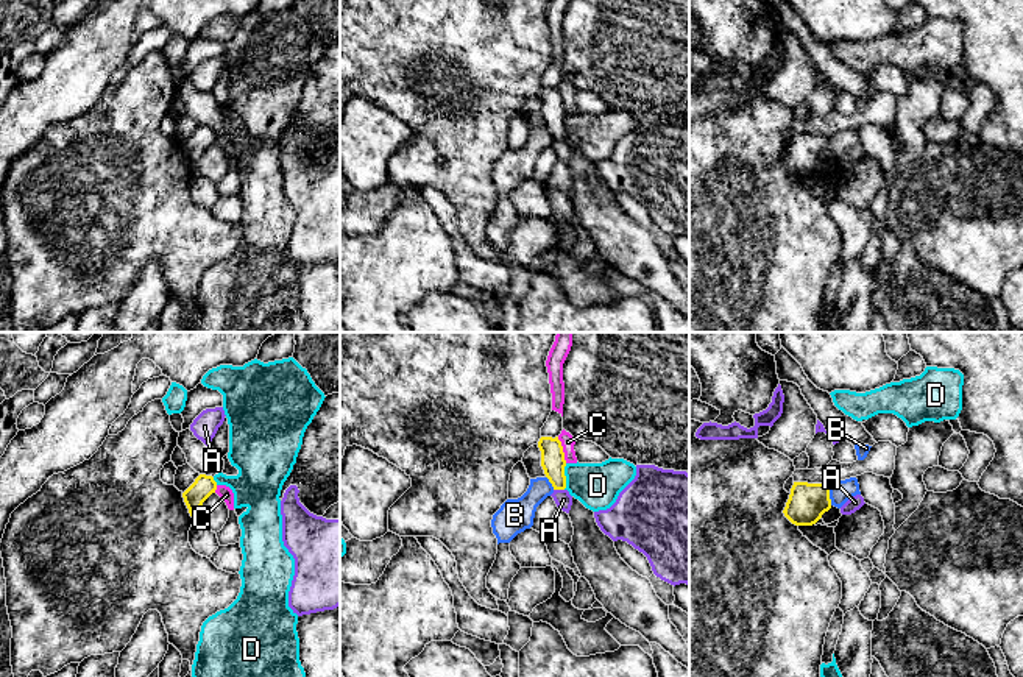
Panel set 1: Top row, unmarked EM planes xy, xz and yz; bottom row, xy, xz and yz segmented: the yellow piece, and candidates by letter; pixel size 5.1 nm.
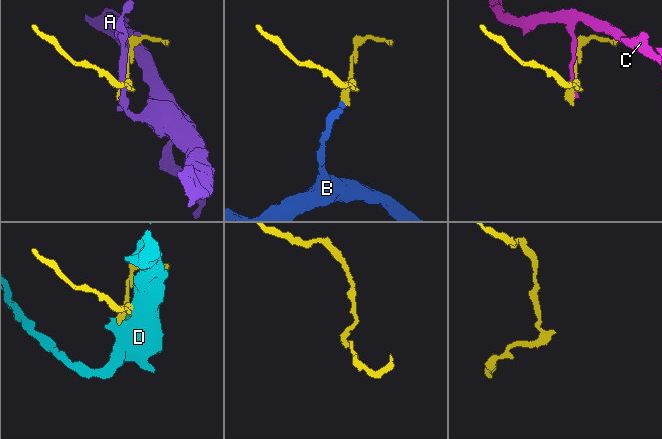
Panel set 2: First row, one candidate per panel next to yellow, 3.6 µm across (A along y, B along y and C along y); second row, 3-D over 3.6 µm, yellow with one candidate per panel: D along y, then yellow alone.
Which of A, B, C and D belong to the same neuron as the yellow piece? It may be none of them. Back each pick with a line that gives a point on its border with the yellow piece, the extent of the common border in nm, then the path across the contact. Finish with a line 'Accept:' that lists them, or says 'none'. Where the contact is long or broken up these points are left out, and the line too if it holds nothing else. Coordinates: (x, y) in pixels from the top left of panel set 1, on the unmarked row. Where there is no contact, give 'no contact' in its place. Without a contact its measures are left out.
Accept: none

